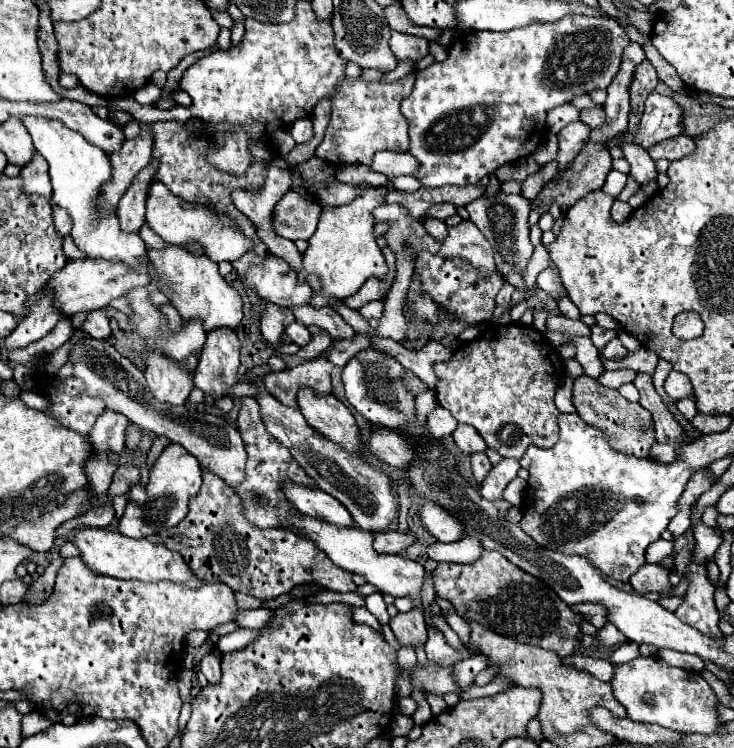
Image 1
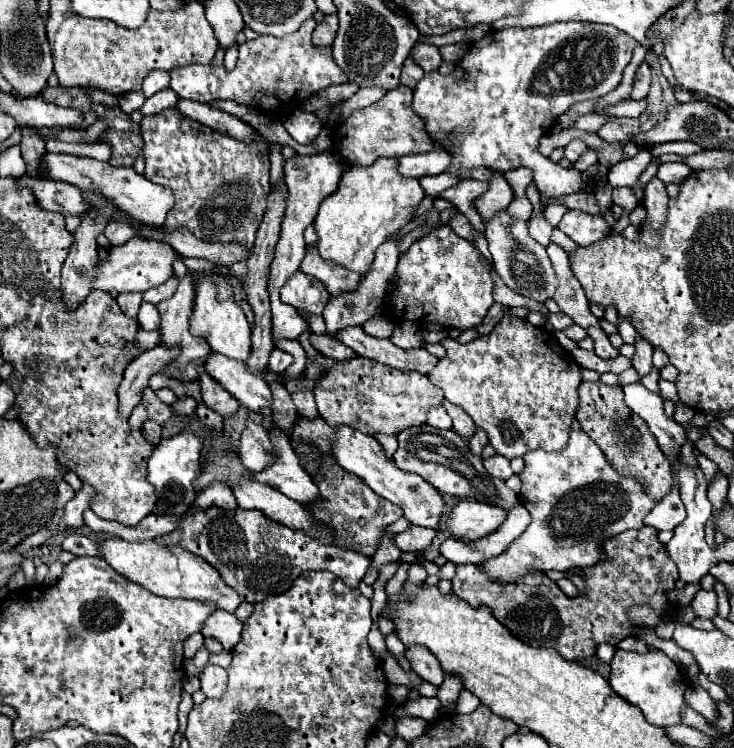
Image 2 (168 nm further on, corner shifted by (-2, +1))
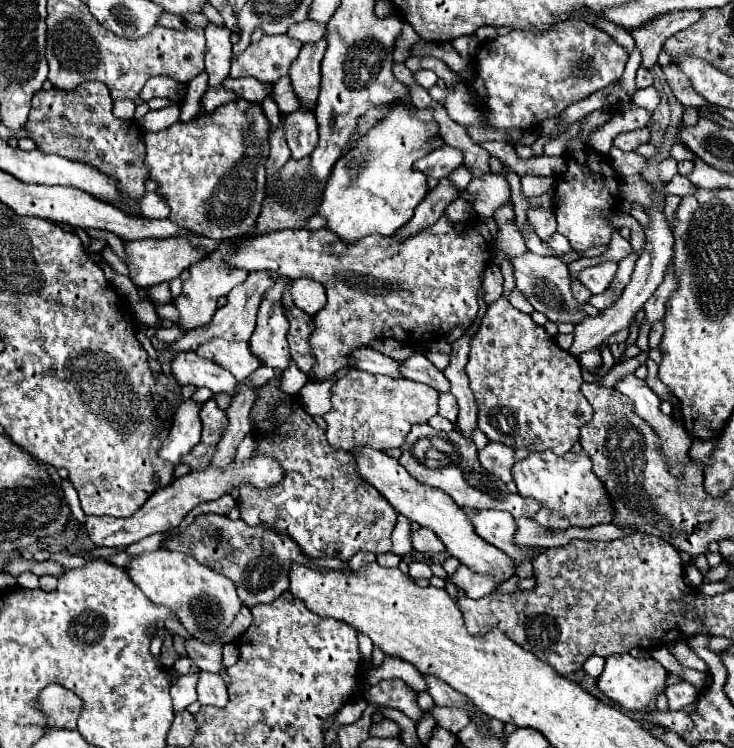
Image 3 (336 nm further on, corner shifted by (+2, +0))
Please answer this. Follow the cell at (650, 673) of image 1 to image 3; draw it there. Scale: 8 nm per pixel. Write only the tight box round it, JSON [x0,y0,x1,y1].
[598,653,668,713]

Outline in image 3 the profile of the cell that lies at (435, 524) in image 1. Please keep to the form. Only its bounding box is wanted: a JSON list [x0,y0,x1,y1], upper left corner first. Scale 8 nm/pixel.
[470,509,518,557]

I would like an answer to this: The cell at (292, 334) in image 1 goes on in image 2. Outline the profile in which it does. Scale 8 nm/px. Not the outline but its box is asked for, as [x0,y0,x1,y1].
[310,334,358,360]

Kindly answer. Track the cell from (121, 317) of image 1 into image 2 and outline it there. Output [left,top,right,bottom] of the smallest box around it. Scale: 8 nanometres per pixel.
[138,302,160,330]

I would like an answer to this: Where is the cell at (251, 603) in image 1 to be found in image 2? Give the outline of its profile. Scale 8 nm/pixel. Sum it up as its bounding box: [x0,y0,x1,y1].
[100,538,240,612]

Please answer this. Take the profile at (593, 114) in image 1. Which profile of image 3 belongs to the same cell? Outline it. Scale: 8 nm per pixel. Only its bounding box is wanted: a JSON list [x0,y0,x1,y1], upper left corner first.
[614,127,650,151]

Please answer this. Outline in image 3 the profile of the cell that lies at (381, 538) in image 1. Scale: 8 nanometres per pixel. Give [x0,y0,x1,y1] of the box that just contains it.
[412,527,444,553]

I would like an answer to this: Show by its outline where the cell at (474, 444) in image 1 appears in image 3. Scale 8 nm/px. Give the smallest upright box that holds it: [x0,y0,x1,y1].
[438,393,458,423]

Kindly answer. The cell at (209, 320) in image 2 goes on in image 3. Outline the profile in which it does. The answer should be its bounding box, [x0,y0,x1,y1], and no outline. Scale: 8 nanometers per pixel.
[196,337,260,381]

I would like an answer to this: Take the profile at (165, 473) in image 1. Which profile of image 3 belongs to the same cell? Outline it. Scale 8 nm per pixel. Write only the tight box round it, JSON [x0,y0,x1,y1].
[158,399,202,467]

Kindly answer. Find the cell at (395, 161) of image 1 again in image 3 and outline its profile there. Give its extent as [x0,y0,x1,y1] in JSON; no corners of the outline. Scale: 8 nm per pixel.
[414,145,462,179]

